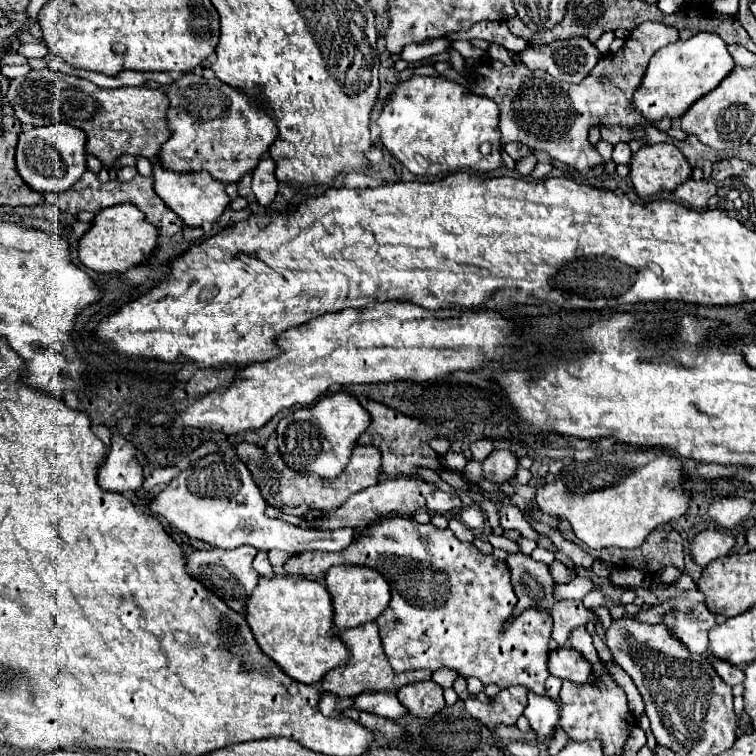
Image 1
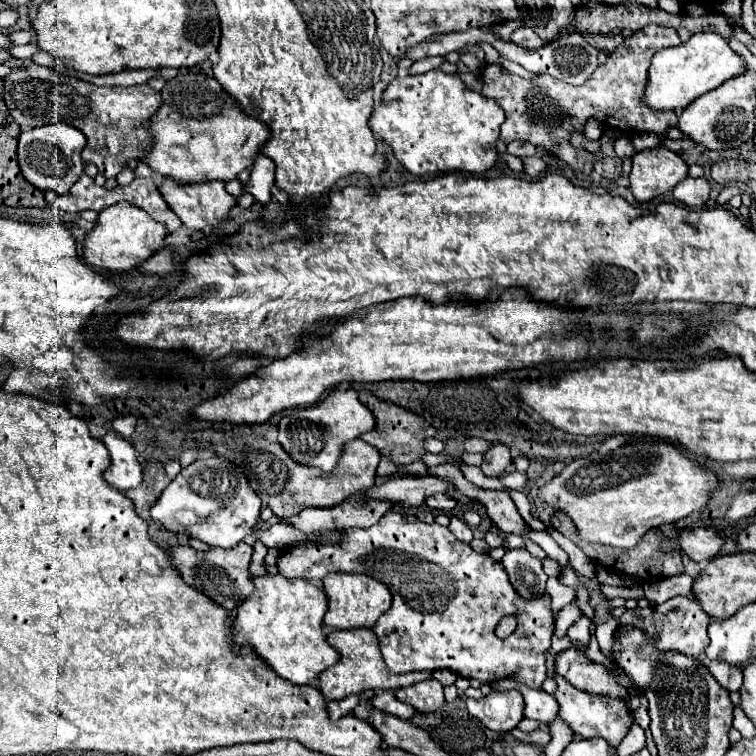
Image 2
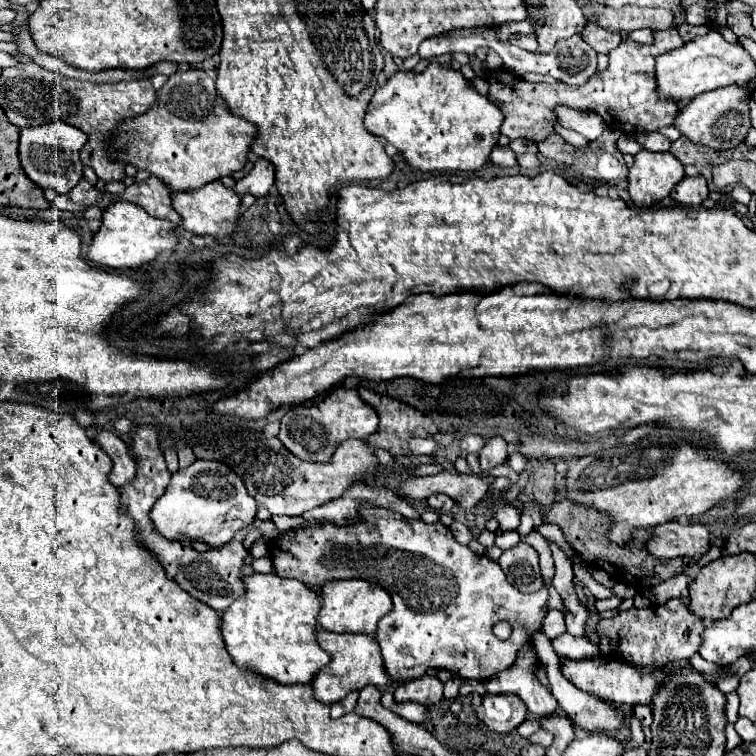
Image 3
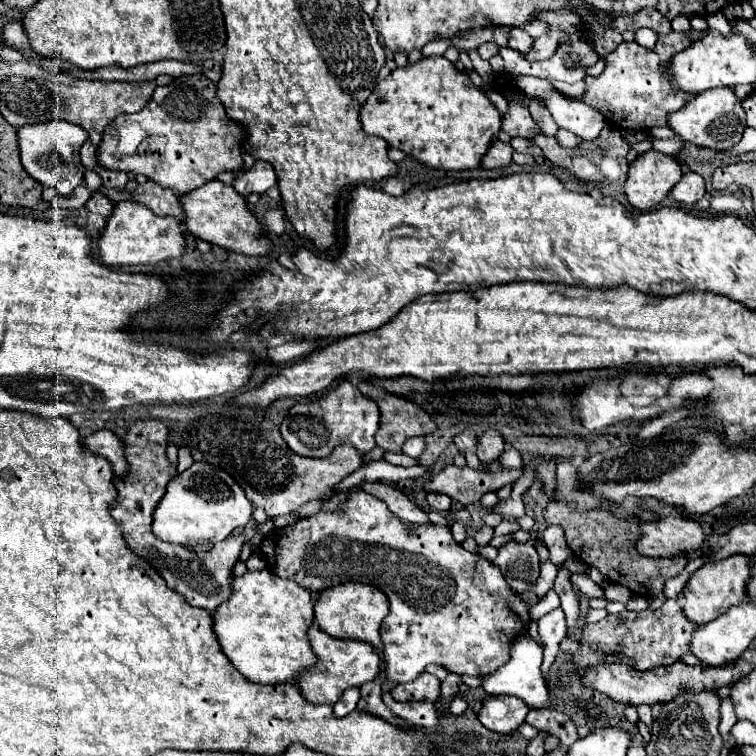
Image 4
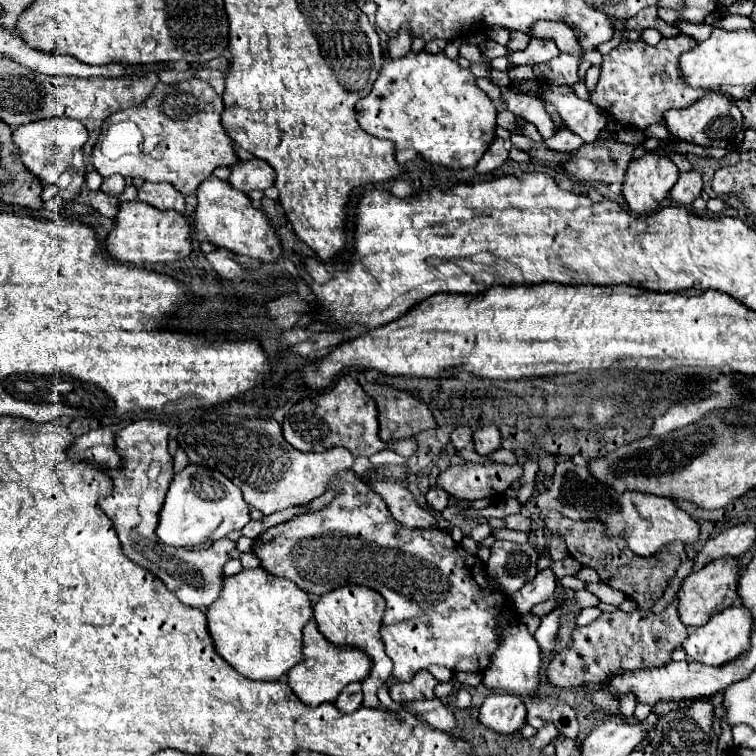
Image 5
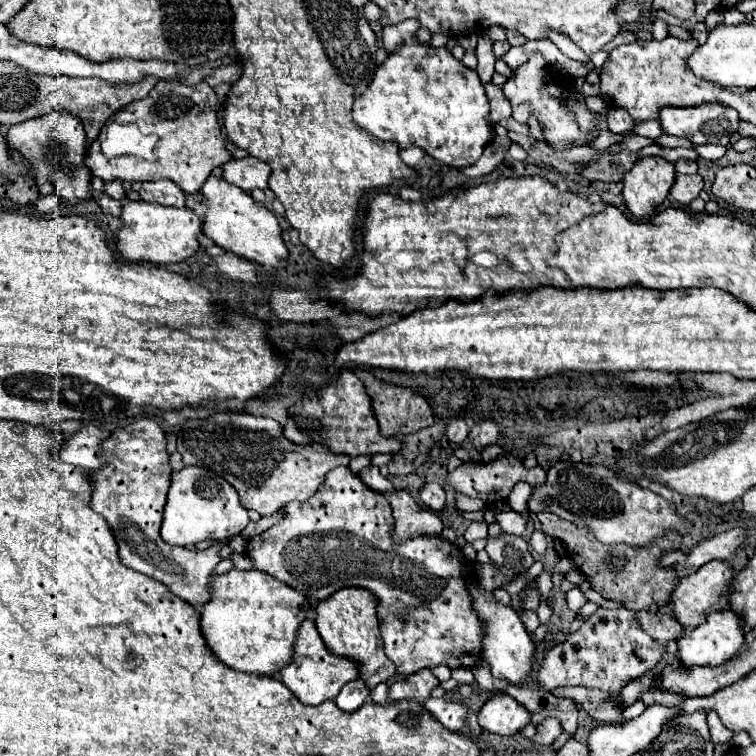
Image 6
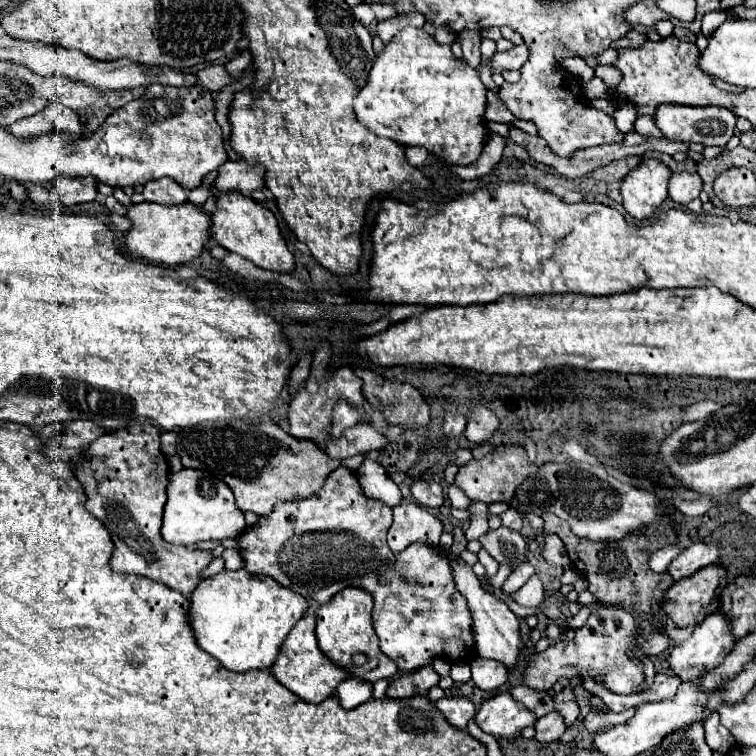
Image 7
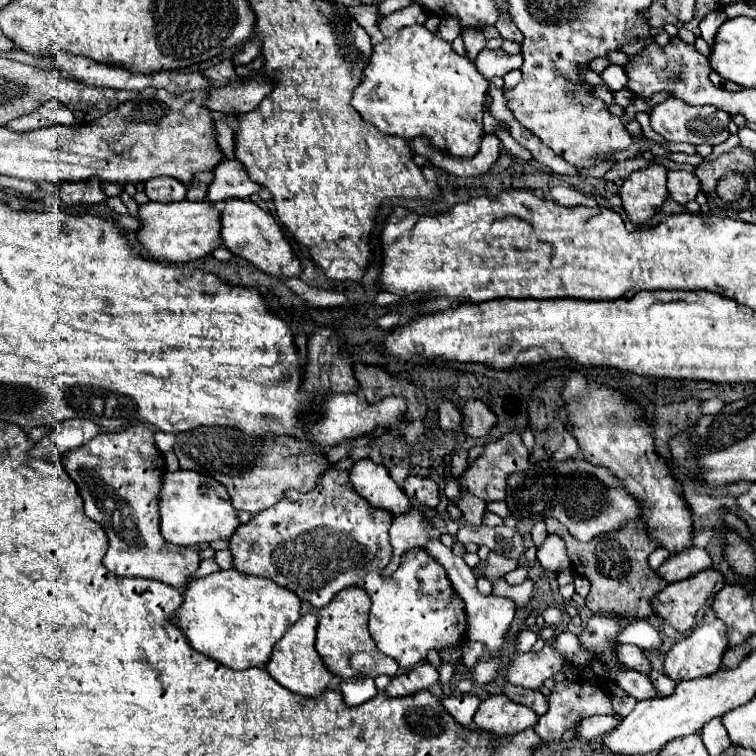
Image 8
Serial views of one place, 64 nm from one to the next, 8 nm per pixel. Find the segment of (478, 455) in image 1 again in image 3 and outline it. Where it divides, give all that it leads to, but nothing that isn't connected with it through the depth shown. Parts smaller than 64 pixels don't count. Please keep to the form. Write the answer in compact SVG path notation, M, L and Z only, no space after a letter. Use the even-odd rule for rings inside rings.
M464 436L462 440L460 440L460 448L468 454L468 452L478 452L478 450L482 450L484 448L484 438L480 438L480 436Z

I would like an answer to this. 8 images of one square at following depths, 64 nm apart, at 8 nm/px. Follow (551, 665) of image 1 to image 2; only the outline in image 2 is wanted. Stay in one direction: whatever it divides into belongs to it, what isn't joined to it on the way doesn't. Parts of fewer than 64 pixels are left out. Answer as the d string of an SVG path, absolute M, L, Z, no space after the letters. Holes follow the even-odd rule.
M576 648L556 654L554 672L584 692L628 700L628 692L616 684L614 676L602 664L592 662Z

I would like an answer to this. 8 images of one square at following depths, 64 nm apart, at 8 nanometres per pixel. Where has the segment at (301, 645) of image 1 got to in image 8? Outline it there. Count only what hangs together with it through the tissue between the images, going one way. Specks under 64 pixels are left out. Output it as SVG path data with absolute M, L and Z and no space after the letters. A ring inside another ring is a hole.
M218 570L190 582L184 590L184 604L174 622L184 630L190 644L208 658L232 668L264 668L274 644L300 618L302 600L268 578L256 578L238 570Z

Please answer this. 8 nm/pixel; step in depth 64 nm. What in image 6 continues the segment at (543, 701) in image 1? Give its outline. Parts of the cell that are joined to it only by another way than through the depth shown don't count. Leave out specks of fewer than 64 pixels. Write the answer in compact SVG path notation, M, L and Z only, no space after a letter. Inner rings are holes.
M476 584L476 586L472 586L472 594L476 598L476 610L480 610L480 614L484 614L488 618L488 638L484 638L484 646L486 646L484 660L490 664L492 676L502 678L512 686L522 686L524 680L530 678L530 674L534 670L532 664L536 658L536 646L530 638L530 634L526 632L526 626L522 624L522 620L510 606L496 602L492 592L486 592L484 588L480 588Z

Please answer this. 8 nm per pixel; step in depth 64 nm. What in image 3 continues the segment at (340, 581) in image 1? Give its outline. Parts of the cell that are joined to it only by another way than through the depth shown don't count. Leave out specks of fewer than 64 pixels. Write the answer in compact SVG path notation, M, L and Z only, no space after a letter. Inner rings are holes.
M352 578L352 580L330 580L322 586L322 612L318 616L318 624L330 632L364 632L374 634L378 620L392 610L392 598L378 584L368 580Z

